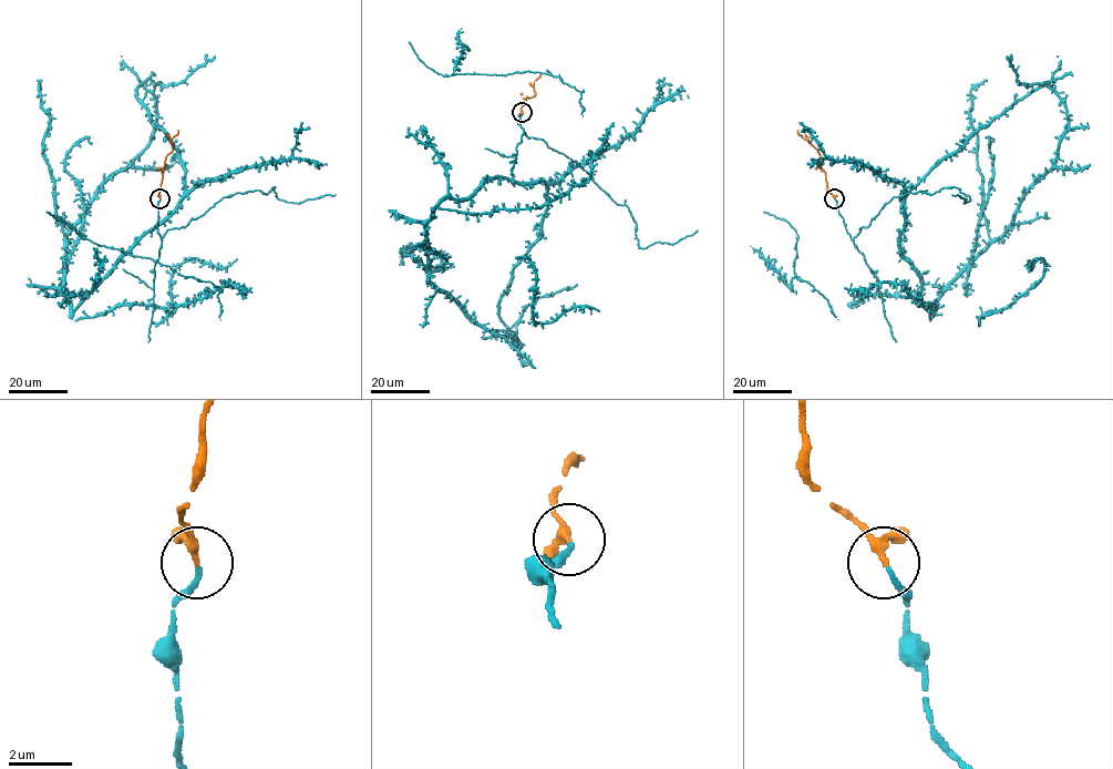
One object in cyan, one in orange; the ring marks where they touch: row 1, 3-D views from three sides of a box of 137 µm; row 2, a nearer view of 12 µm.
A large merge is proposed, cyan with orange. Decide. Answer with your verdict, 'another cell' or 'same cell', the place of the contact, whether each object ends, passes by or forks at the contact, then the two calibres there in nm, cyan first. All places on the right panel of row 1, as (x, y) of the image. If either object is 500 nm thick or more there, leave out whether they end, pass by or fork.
same cell | (834, 198) | cyan ends | orange passes by | 160/220 nm

